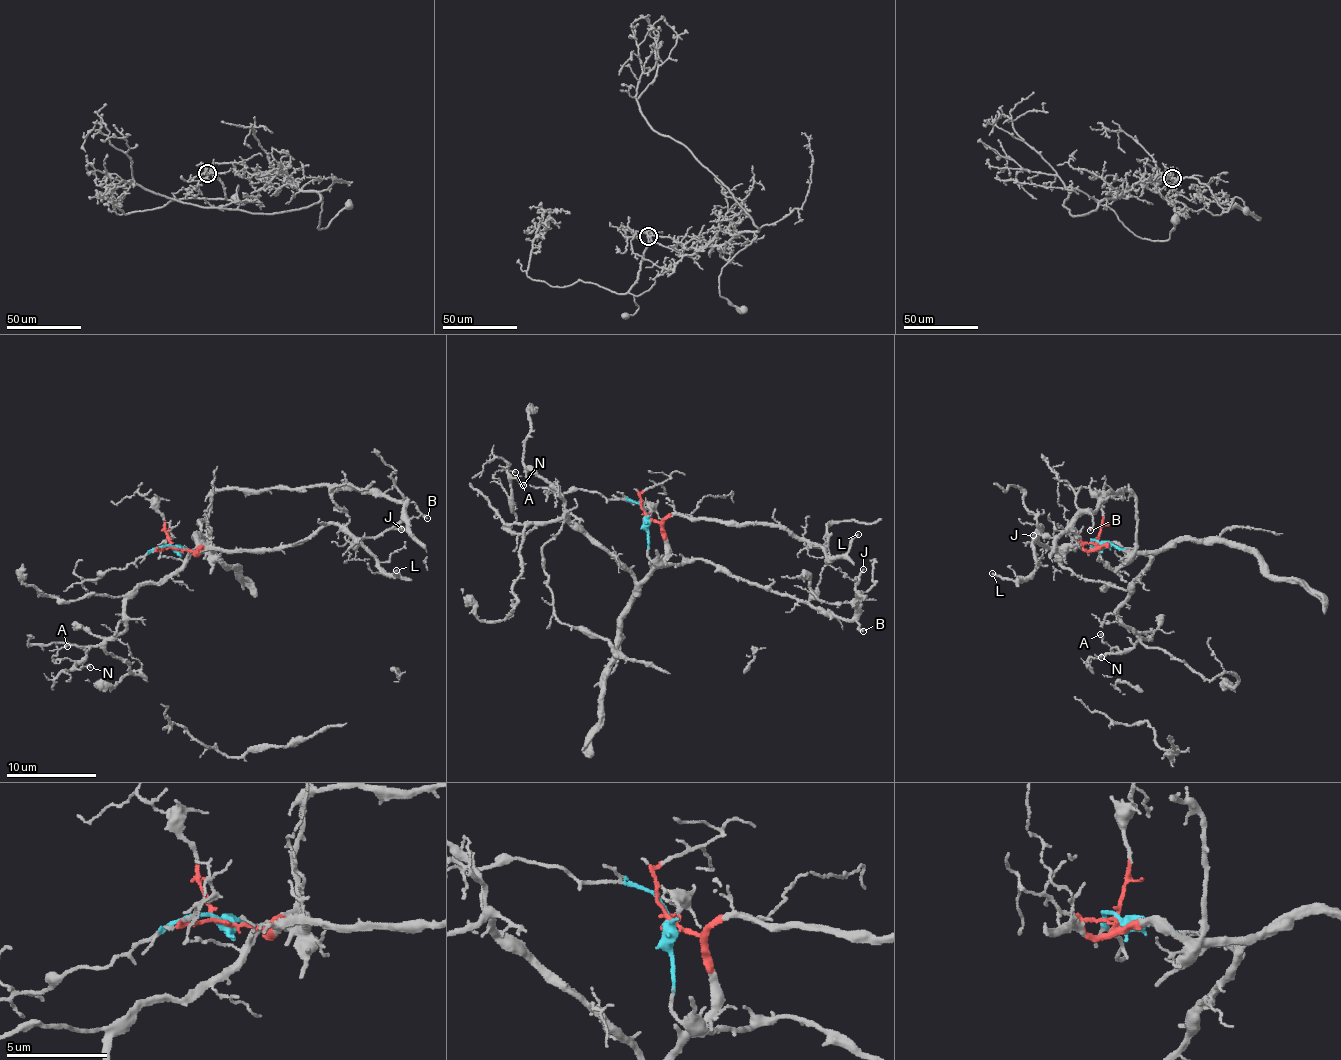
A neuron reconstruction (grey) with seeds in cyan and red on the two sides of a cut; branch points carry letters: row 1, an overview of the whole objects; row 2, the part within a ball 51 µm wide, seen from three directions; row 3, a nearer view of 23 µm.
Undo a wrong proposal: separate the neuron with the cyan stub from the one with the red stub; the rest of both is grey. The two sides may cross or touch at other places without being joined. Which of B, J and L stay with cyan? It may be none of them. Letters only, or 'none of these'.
B, J

